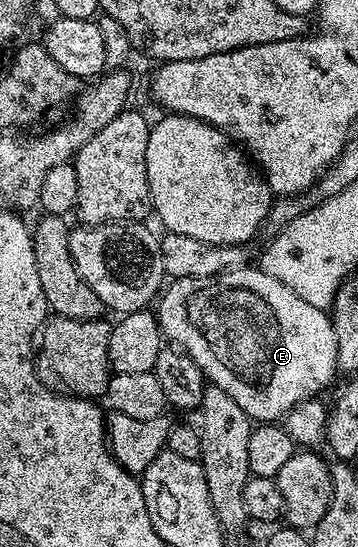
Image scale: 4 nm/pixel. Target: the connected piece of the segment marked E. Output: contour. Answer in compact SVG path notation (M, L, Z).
M246 265L244 267L240 267L239 269L235 269L234 271L225 271L222 273L222 275L216 275L215 276L215 309L223 309L223 331L219 331L219 329L215 329L215 331L209 331L209 341L205 341L195 329L191 329L189 327L189 323L187 323L187 327L185 327L185 319L187 319L187 311L189 311L189 293L187 293L187 289L189 287L195 287L195 279L173 279L172 282L168 284L160 292L159 300L157 303L157 306L159 307L155 309L155 314L157 317L157 320L161 323L161 330L163 332L164 338L166 340L172 341L174 344L178 344L182 350L187 352L191 358L194 359L195 364L198 365L199 369L202 371L203 375L207 377L208 382L212 384L214 387L218 387L219 389L223 389L223 393L227 393L230 397L233 398L233 400L238 403L239 409L243 409L243 413L247 413L249 415L250 420L253 421L277 421L280 420L284 415L291 410L293 407L298 407L300 403L306 403L309 399L316 399L318 396L320 396L322 393L320 391L325 391L328 389L329 386L333 383L333 378L336 377L336 375L339 375L339 368L337 365L337 338L335 337L335 329L333 328L333 321L332 318L326 312L320 311L319 309L315 309L315 305L307 305L307 301L303 301L303 297L299 297L297 294L294 293L291 289L287 289L287 285L283 285L283 281L275 281L275 277L271 277L269 274L267 274L266 271L262 271L260 266L257 265Z

